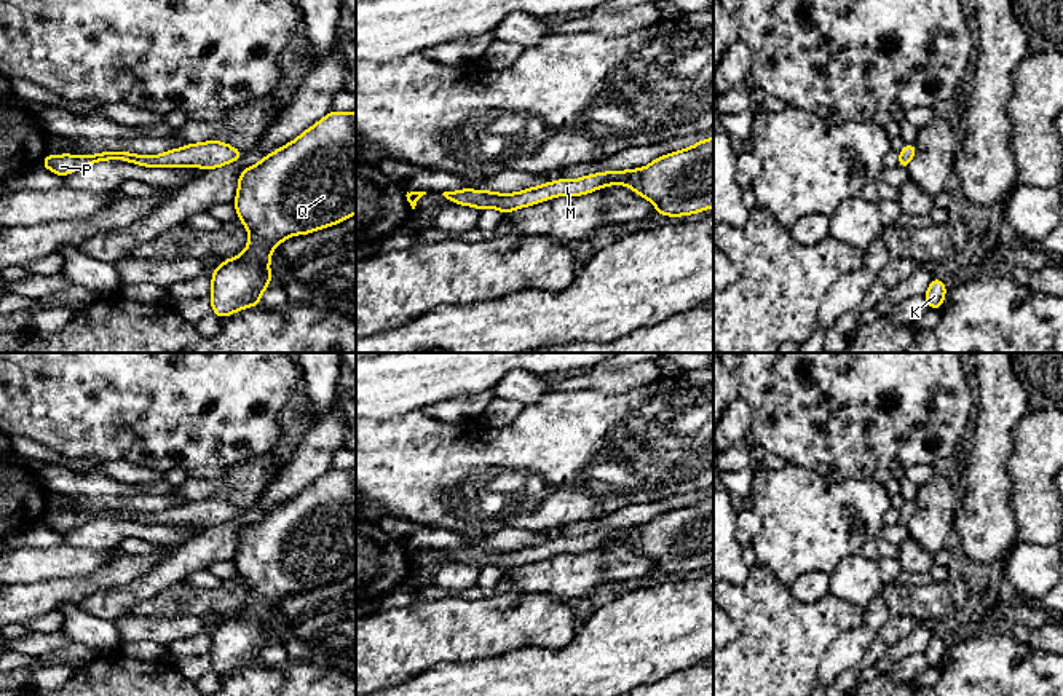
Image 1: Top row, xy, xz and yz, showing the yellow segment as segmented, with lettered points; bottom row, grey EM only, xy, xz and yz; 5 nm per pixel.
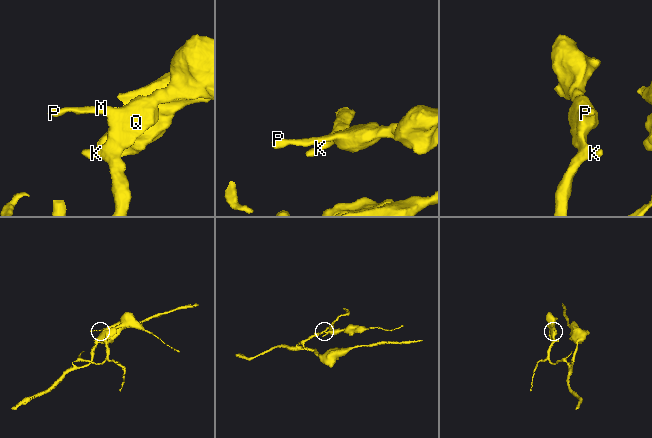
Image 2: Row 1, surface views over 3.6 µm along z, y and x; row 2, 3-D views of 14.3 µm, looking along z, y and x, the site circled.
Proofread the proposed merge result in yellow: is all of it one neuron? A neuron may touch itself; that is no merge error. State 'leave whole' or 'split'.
leave whole

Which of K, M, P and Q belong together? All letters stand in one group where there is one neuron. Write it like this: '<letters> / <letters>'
K M P Q

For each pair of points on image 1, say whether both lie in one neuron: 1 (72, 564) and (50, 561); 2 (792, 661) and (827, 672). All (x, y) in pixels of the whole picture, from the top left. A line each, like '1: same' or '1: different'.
1: same
2: different

